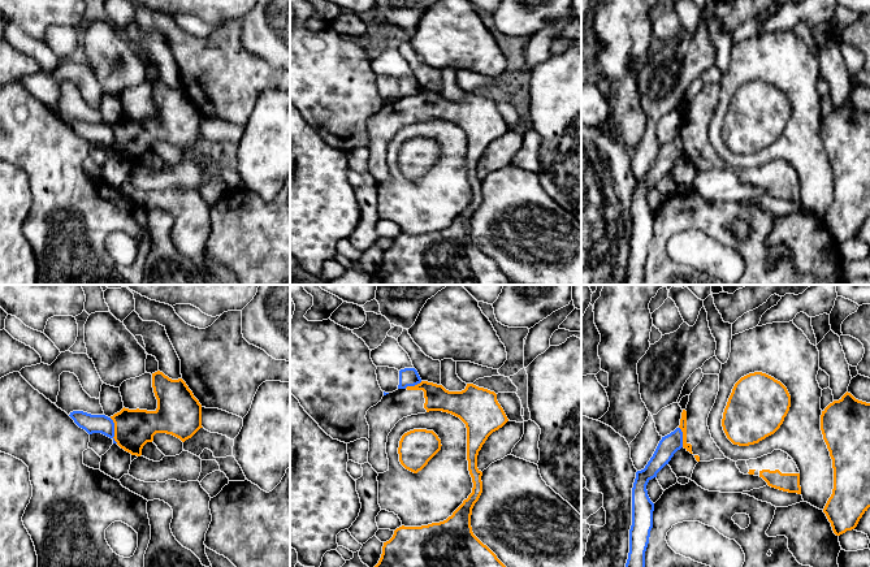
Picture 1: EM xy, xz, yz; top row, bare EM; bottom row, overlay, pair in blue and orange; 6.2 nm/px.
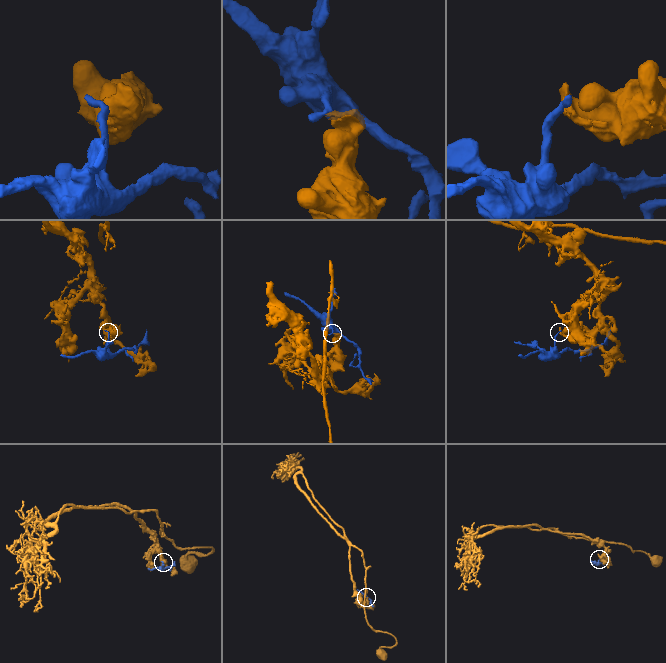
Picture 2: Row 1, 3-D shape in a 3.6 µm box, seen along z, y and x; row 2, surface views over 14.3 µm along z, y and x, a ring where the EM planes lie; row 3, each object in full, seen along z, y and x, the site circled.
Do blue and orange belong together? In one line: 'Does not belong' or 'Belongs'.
Does not belong

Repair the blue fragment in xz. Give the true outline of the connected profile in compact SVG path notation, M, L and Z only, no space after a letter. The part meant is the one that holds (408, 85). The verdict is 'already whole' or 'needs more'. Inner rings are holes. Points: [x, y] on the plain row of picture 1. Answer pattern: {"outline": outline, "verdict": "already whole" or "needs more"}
{"outline": "M404 77L399 79L398 98L406 98L407 95L415 95L421 91L421 87L415 77Z", "verdict": "already whole"}

